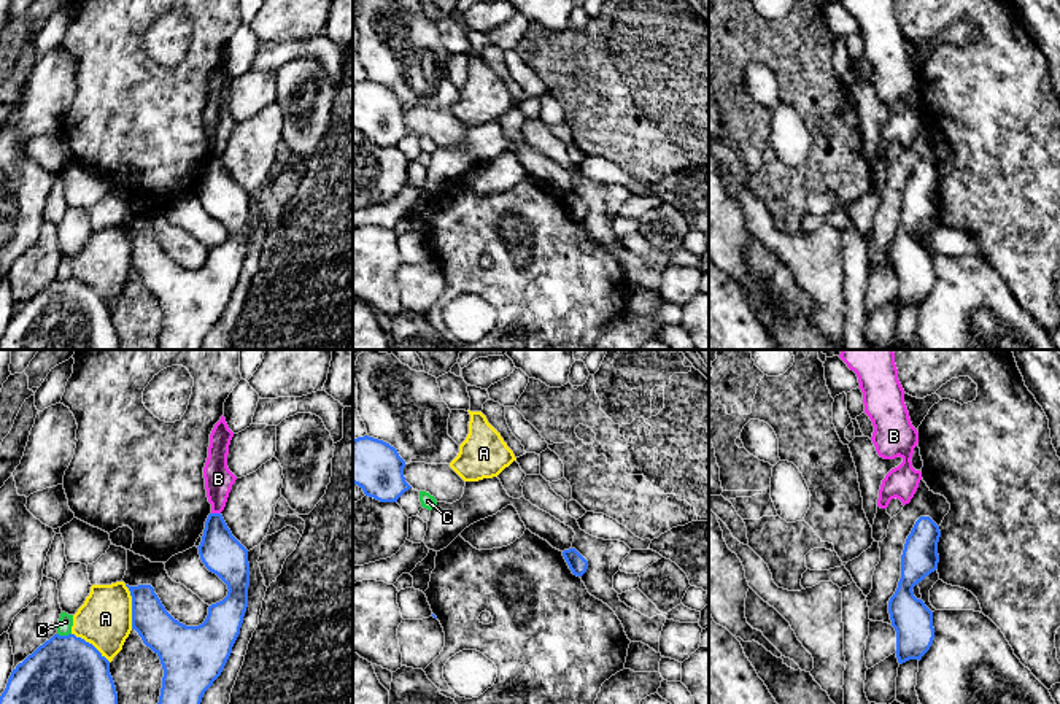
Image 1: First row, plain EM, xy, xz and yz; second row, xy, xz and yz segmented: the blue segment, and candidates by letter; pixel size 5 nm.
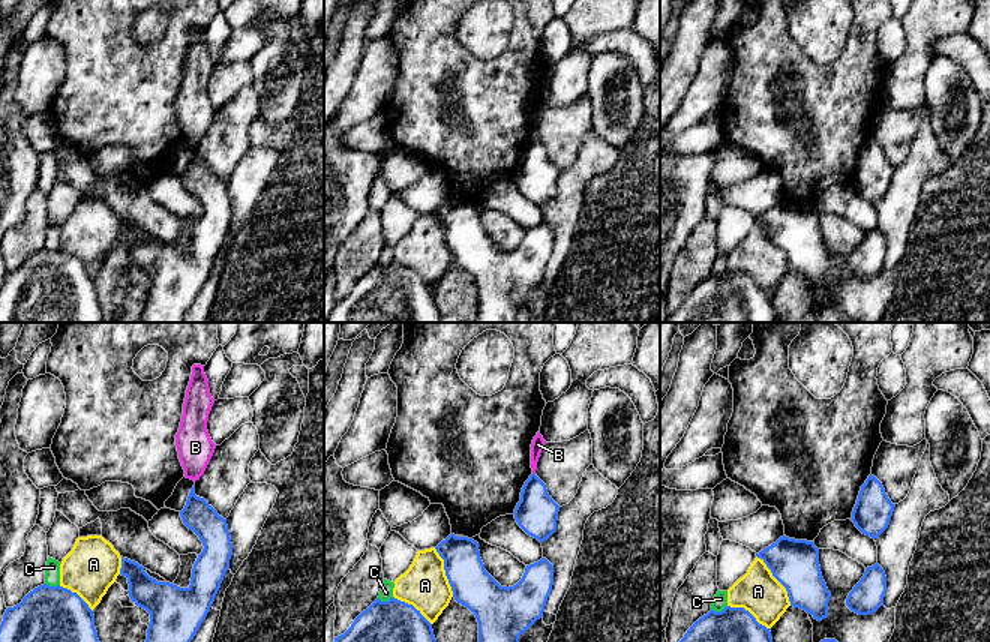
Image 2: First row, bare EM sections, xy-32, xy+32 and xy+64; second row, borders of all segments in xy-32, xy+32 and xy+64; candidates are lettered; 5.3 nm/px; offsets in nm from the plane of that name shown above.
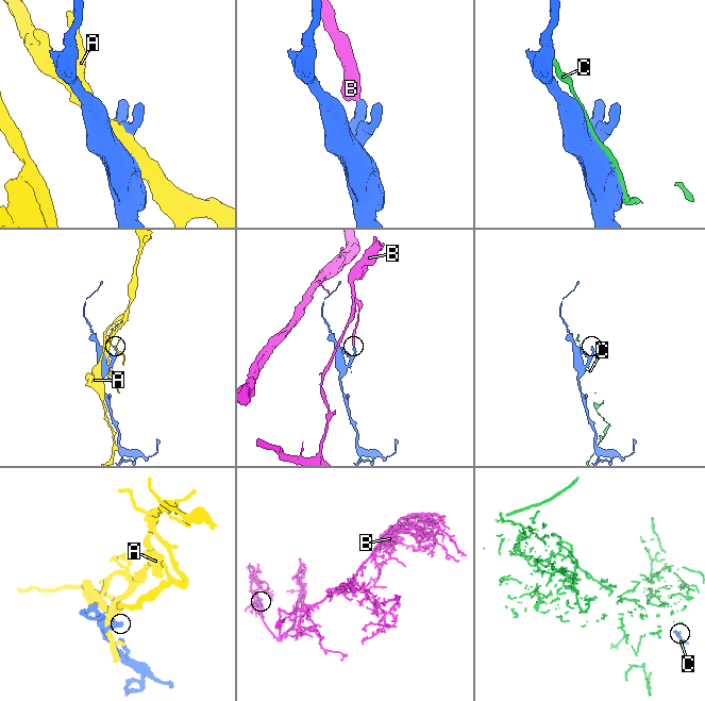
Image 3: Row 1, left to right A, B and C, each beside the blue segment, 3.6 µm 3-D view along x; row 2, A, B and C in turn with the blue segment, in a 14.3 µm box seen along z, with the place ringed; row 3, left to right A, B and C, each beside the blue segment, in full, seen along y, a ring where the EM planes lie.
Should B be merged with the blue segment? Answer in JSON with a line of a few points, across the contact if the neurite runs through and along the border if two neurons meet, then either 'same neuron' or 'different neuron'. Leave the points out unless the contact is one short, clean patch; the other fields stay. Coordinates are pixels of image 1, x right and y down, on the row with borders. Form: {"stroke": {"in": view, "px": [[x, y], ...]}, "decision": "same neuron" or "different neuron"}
{"stroke": {"in": "xy", "px": [[212, 512], [220, 514]]}, "decision": "different neuron"}

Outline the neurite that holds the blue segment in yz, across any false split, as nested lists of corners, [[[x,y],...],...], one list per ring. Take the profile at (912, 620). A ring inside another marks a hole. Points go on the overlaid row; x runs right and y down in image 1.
[[[920,516],[906,539],[901,555],[901,578],[888,601],[892,626],[896,631],[896,658],[903,664],[922,660],[934,639],[933,612],[914,596],[914,586],[938,569],[939,526]]]

